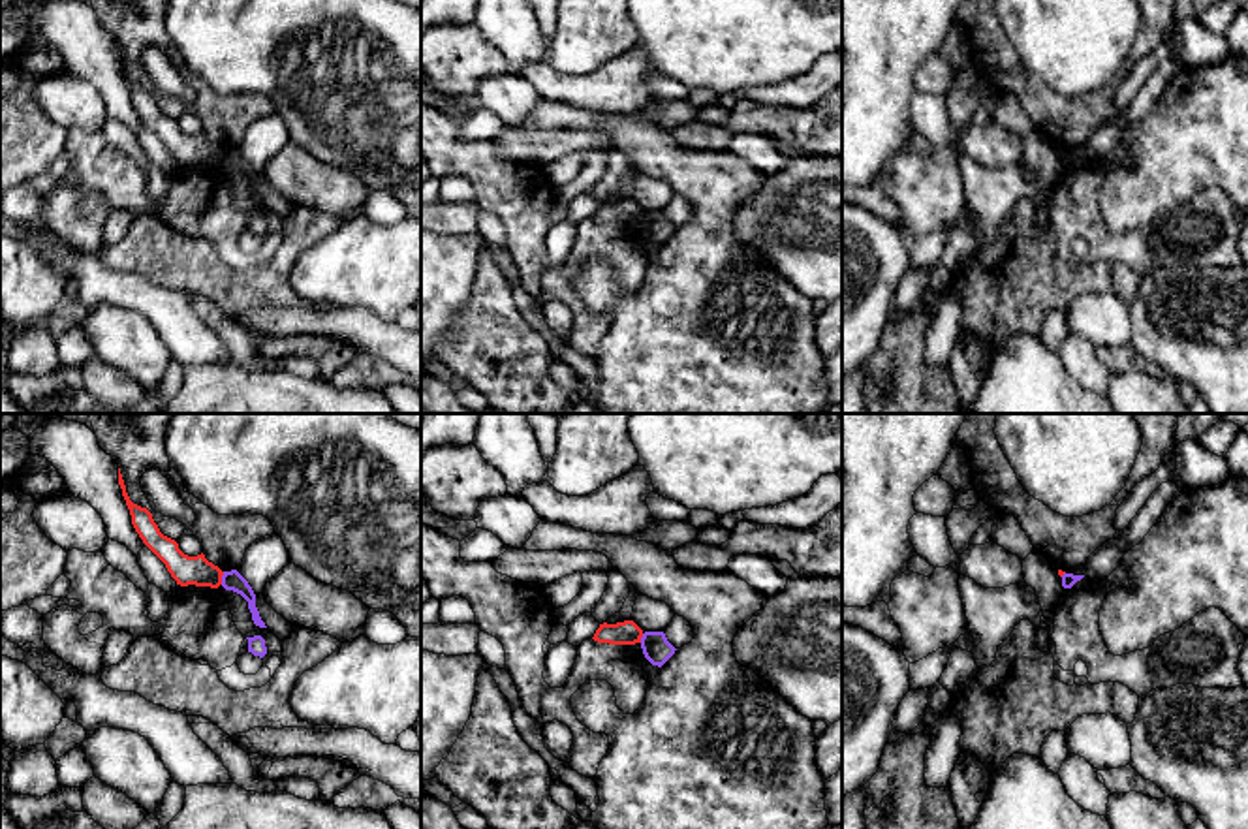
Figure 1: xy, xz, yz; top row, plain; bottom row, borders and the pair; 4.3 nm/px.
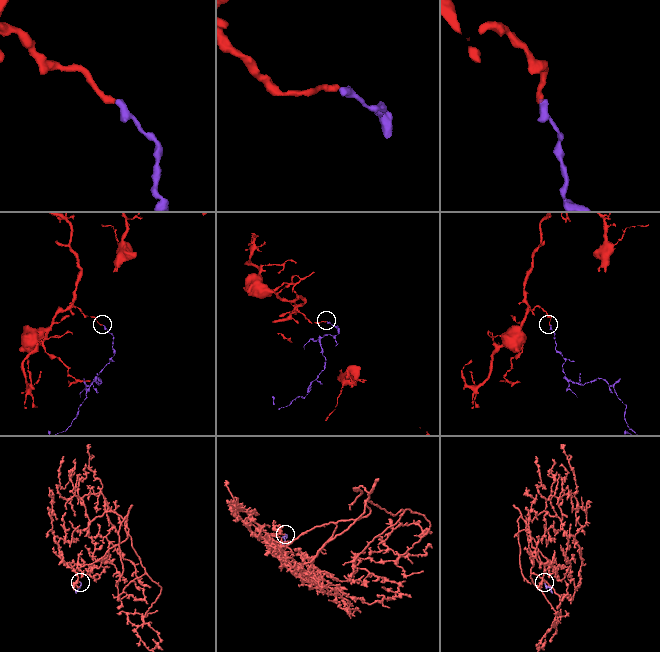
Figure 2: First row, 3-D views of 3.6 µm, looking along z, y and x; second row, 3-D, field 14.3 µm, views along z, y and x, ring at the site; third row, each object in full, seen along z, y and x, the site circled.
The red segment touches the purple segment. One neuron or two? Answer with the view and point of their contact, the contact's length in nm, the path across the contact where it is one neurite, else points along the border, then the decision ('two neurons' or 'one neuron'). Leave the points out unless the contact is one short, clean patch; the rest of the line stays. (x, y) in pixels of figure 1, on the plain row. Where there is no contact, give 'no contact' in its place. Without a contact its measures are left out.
xy (220, 156) | 60 nm | along xy (224, 151), (220, 162) | two neurons

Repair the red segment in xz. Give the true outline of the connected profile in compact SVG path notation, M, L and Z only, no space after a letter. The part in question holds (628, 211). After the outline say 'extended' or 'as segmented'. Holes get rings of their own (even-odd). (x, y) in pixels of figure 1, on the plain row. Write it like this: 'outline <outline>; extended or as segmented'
outline M624 199L616 203L600 203L594 212L594 220L609 224L635 224L641 222L643 209L633 199Z; as segmented

